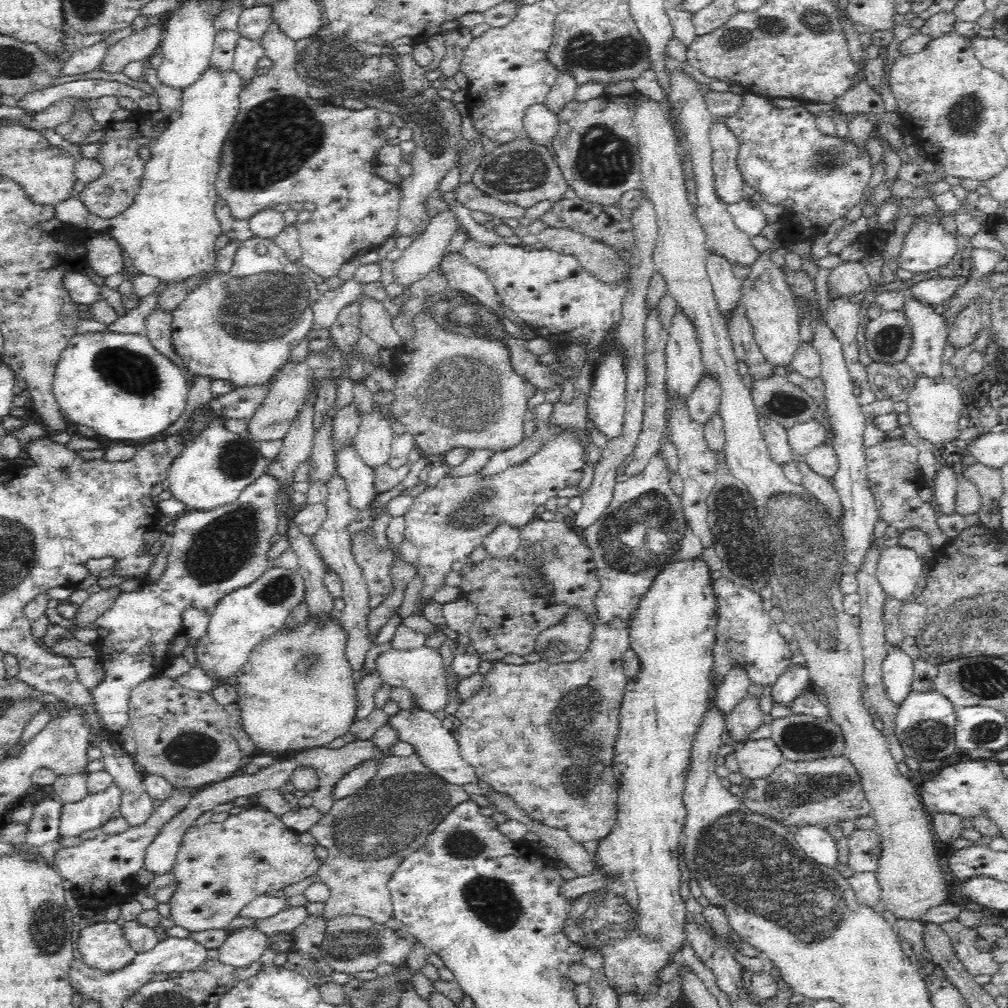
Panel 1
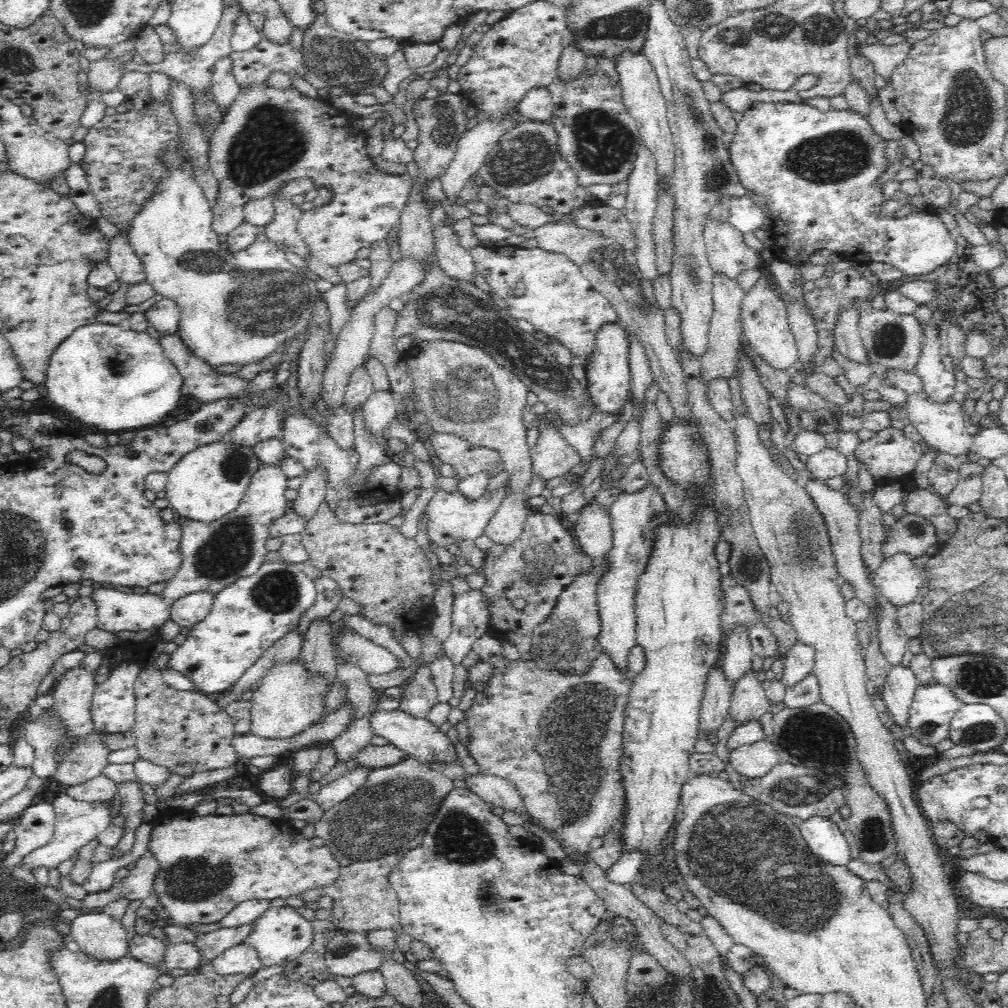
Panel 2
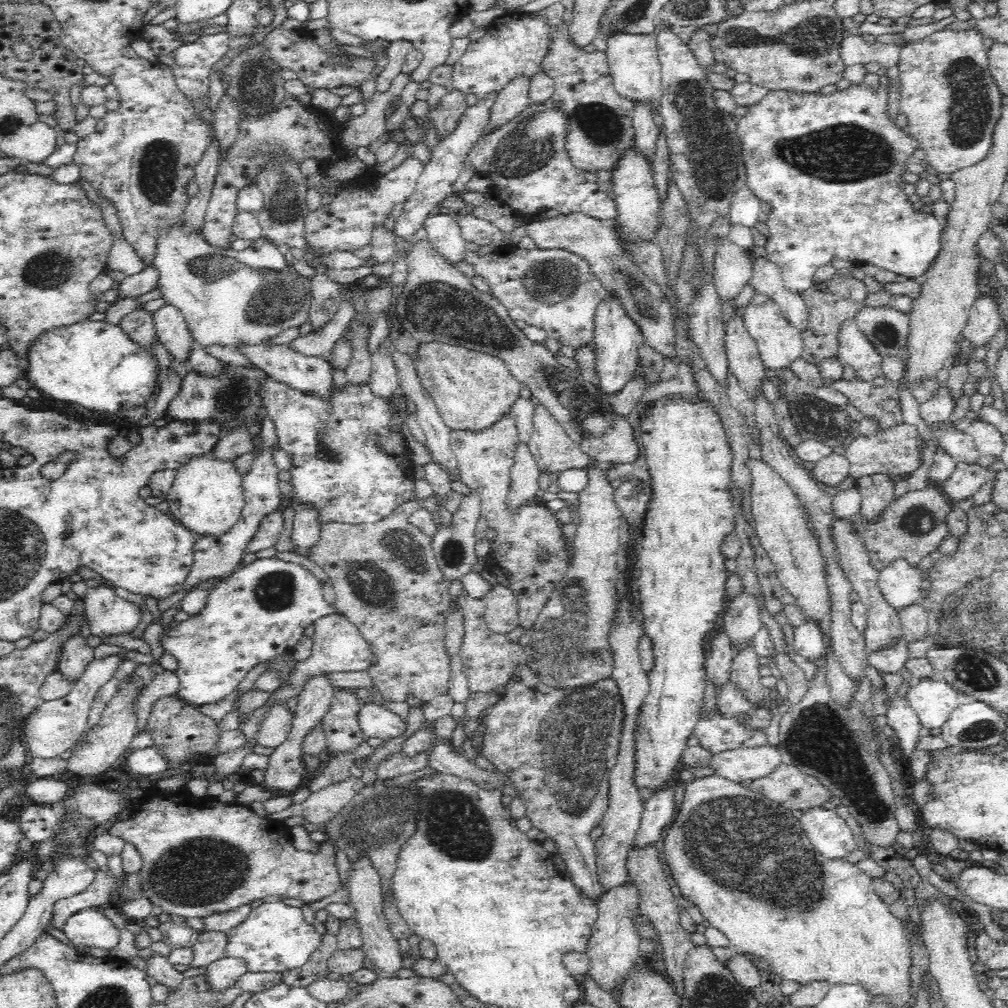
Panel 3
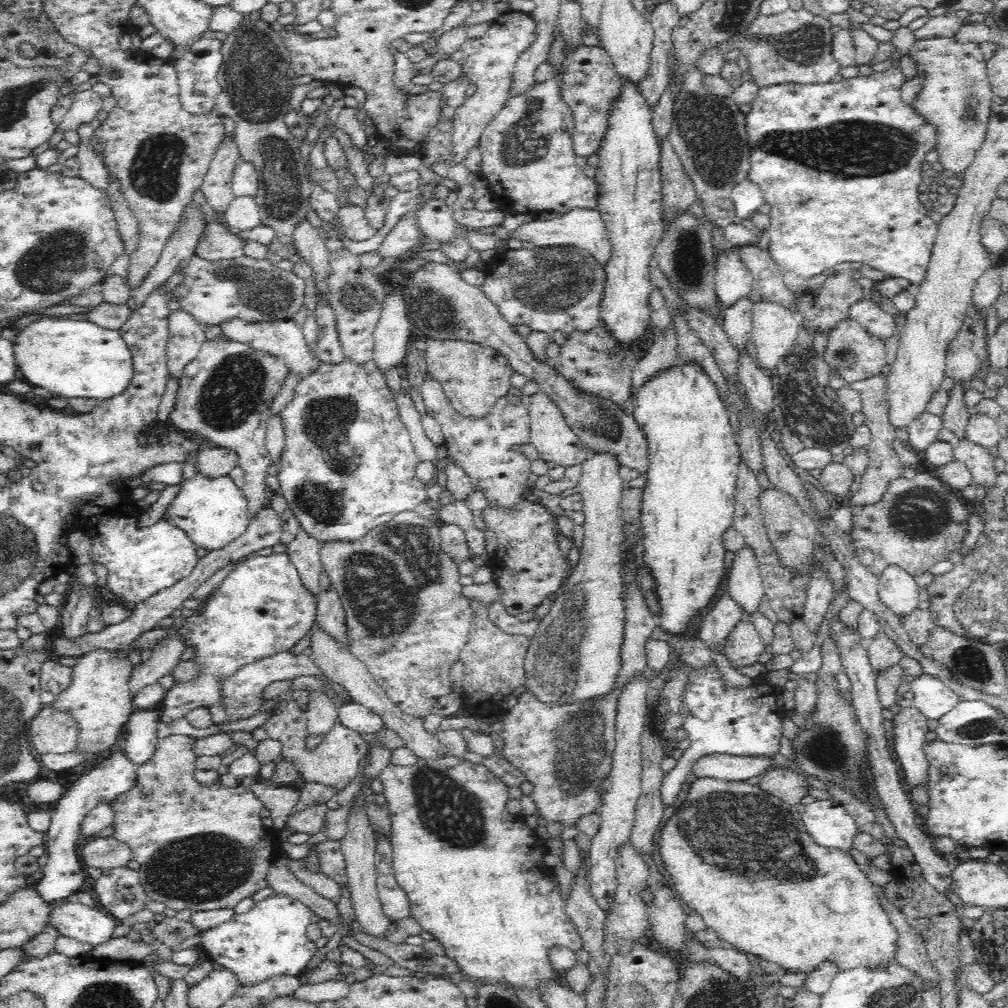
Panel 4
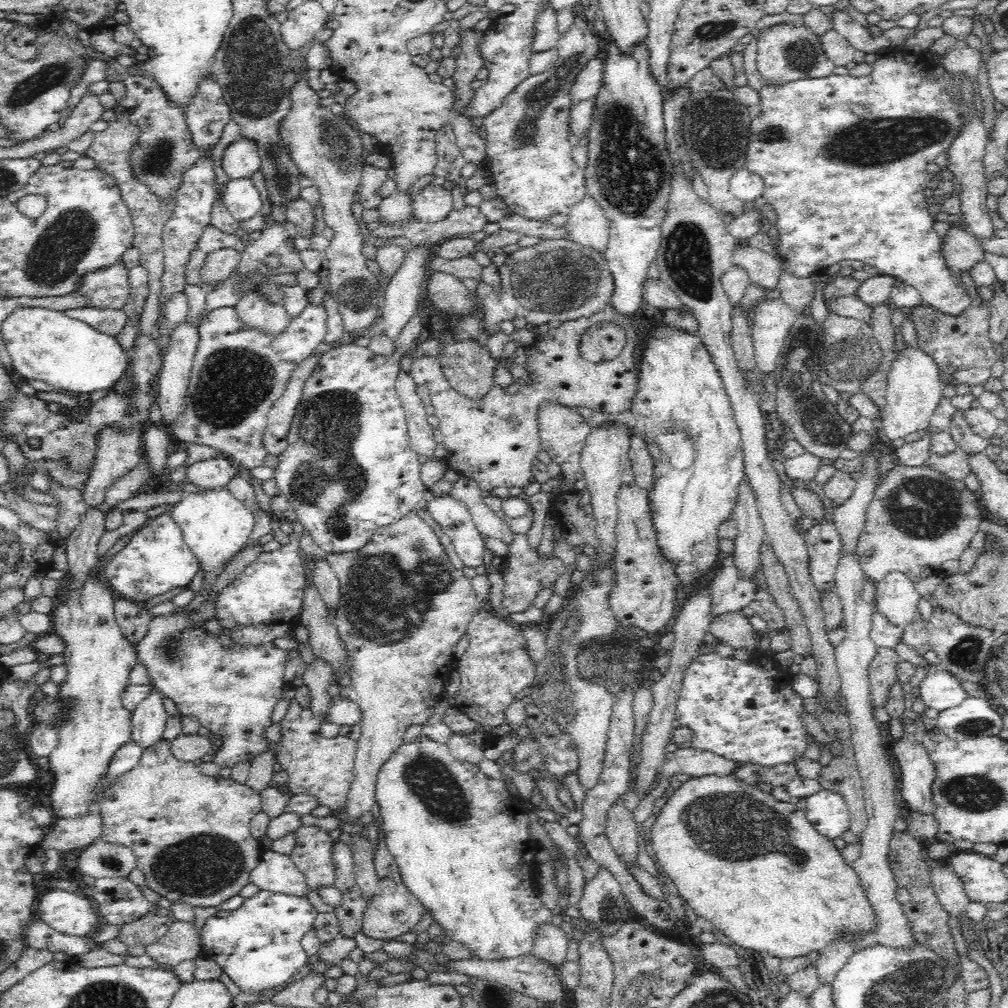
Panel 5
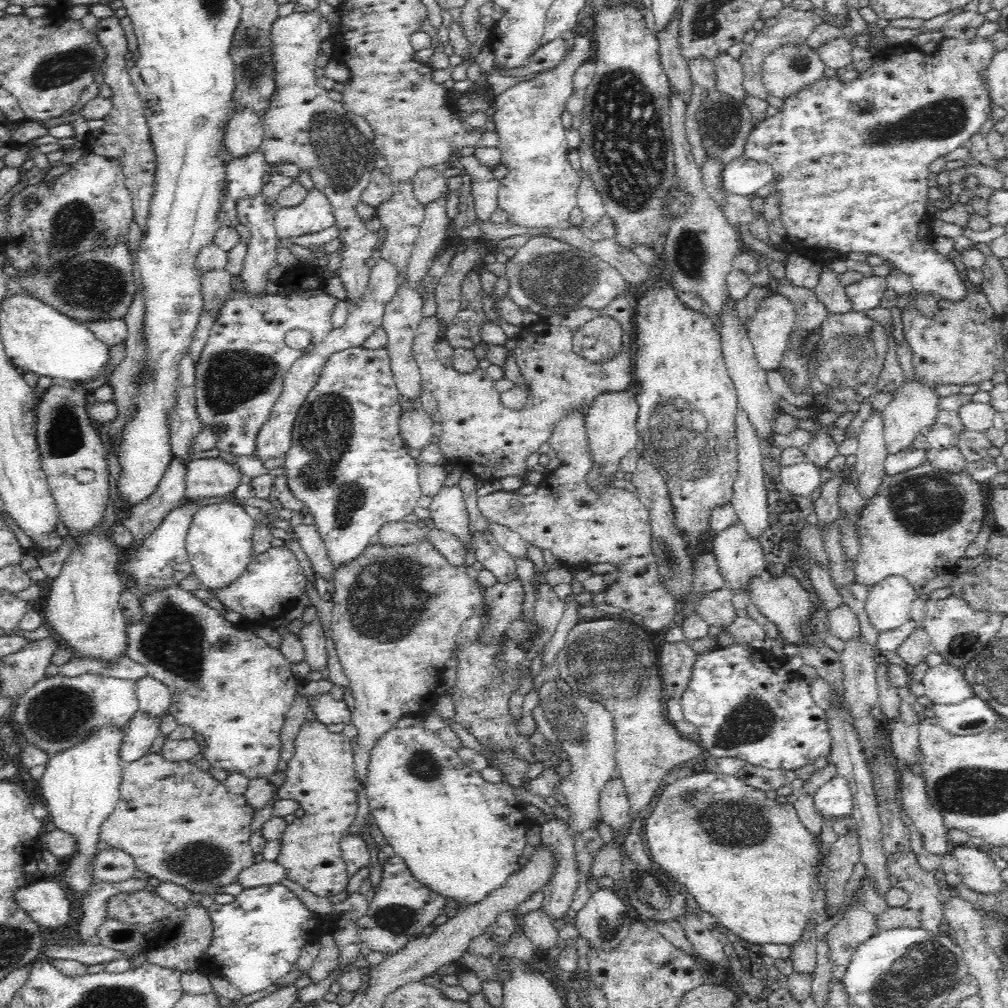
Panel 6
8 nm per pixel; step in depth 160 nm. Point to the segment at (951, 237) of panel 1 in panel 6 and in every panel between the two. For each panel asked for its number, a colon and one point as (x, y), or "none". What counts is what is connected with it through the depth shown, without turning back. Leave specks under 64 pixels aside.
2: (817, 170)
3: (831, 166)
4: (840, 163)
5: (843, 158)
6: (850, 159)

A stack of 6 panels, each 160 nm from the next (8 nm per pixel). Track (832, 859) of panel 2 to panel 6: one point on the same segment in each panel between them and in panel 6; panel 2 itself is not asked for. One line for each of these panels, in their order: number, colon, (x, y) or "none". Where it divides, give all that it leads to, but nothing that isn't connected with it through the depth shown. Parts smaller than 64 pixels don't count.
3: (829, 834)
4: (828, 823)
5: (826, 811)
6: (832, 800)

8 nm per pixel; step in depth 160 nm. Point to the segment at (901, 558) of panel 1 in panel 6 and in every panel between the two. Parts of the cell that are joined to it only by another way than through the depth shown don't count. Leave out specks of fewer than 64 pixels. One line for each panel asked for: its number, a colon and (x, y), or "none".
2: (897, 578)
3: (901, 584)
4: (897, 589)
5: (896, 597)
6: (888, 603)

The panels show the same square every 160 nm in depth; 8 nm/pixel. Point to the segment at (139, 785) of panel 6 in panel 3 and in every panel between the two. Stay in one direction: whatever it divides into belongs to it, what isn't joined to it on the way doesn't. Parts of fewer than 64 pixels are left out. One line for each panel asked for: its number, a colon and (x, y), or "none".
3: (201, 856)
4: (200, 848)
5: (191, 834)

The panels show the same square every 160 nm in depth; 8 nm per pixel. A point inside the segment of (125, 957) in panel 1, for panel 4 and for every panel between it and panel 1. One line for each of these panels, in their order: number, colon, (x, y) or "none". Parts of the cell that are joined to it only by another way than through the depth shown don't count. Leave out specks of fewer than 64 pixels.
2: (99, 936)
3: (91, 928)
4: (94, 926)

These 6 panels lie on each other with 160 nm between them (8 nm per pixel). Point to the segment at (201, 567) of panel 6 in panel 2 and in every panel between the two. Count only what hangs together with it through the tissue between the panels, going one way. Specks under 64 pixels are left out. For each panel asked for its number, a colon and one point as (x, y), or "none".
2: (209, 481)
3: (207, 496)
4: (213, 511)
5: (215, 524)

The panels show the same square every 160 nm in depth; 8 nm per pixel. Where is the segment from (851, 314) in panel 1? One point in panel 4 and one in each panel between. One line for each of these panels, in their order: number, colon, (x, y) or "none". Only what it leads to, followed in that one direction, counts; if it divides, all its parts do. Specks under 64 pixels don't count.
2: (846, 335)
3: (854, 349)
4: (856, 355)

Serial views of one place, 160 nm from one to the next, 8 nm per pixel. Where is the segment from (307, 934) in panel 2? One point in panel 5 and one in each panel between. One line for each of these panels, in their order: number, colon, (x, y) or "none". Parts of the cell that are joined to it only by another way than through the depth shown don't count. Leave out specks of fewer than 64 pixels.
3: (275, 937)
4: (270, 939)
5: (258, 945)

